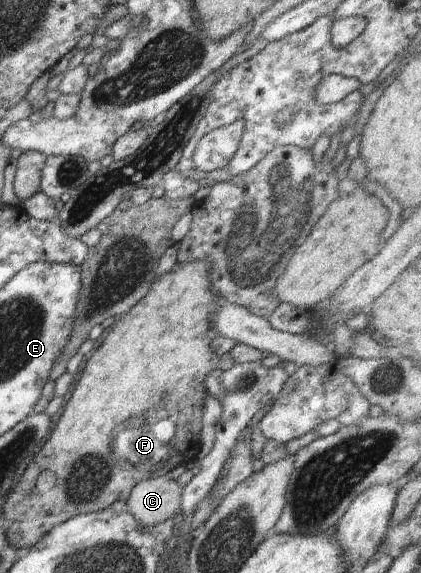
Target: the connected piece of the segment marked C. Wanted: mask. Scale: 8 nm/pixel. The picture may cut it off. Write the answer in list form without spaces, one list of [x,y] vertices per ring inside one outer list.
[[[168,476],[139,480],[126,501],[128,512],[147,527],[163,523],[181,507],[182,491],[177,480]]]

